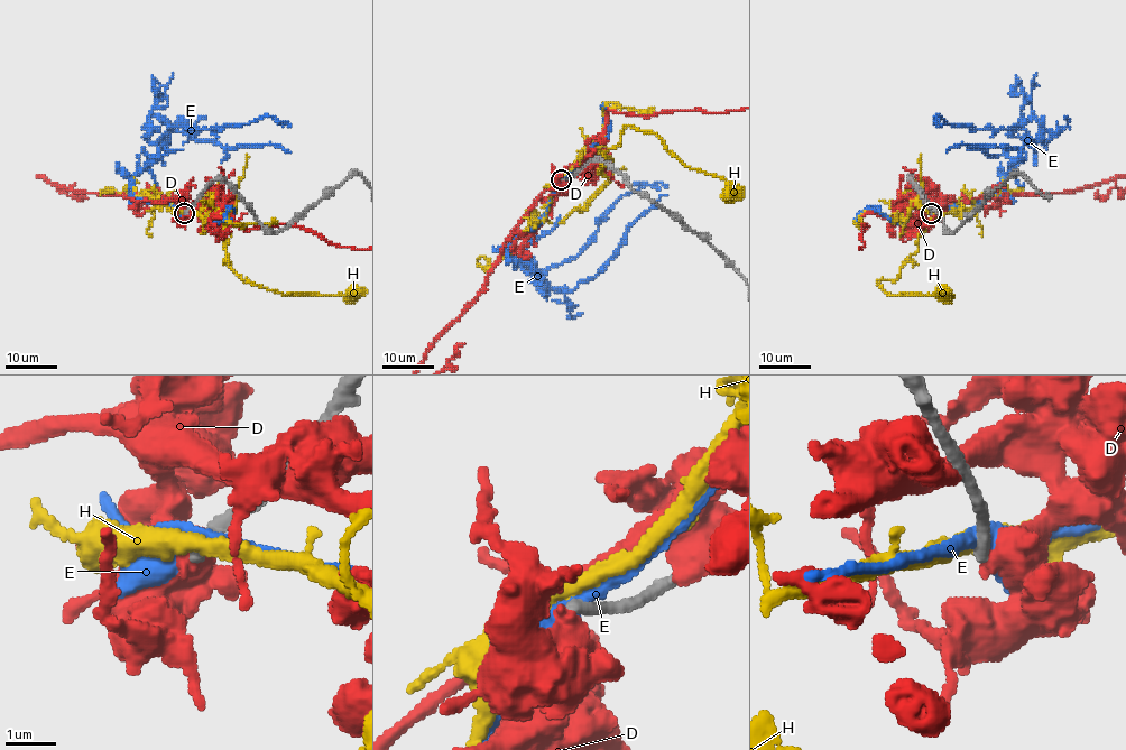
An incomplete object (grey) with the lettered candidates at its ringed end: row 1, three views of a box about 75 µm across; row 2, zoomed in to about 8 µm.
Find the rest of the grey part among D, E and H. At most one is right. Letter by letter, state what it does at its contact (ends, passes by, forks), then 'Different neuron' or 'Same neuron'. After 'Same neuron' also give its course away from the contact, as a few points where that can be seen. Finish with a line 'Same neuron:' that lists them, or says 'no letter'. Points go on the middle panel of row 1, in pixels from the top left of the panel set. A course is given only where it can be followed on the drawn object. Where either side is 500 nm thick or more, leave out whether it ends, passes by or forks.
D: Different neuron
E: It passes by. Different neuron
H: It passes by. Different neuron
Same neuron: no letter

